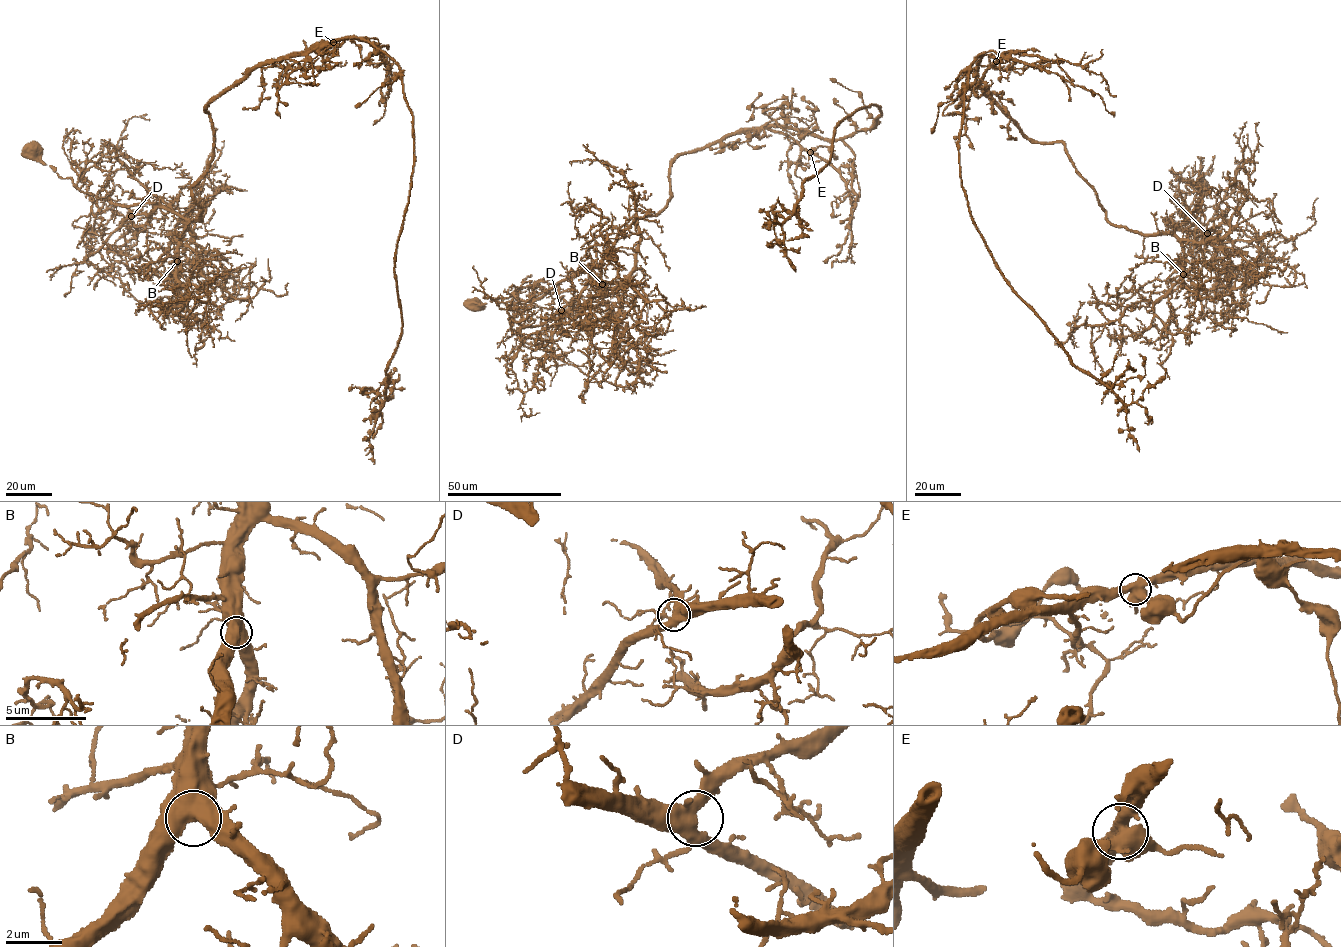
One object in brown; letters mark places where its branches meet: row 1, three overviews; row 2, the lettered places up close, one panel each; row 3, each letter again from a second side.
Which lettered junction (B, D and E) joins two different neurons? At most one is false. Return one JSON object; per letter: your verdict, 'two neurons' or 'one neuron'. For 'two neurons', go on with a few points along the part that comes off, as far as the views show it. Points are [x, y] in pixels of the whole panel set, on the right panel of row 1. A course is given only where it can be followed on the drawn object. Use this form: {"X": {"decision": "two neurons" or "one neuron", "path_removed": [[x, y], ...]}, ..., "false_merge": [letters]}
{"B": {"decision": "one neuron"}, "D": {"decision": "one neuron"}, "E": {"decision": "two neurons", "path_removed": [[996, 61], [1001, 54], [1019, 50], [1046, 60], [1063, 59], [1100, 74], [1108, 85], [1109, 93], [1116, 96]]}, "false_merge": ["E"]}

